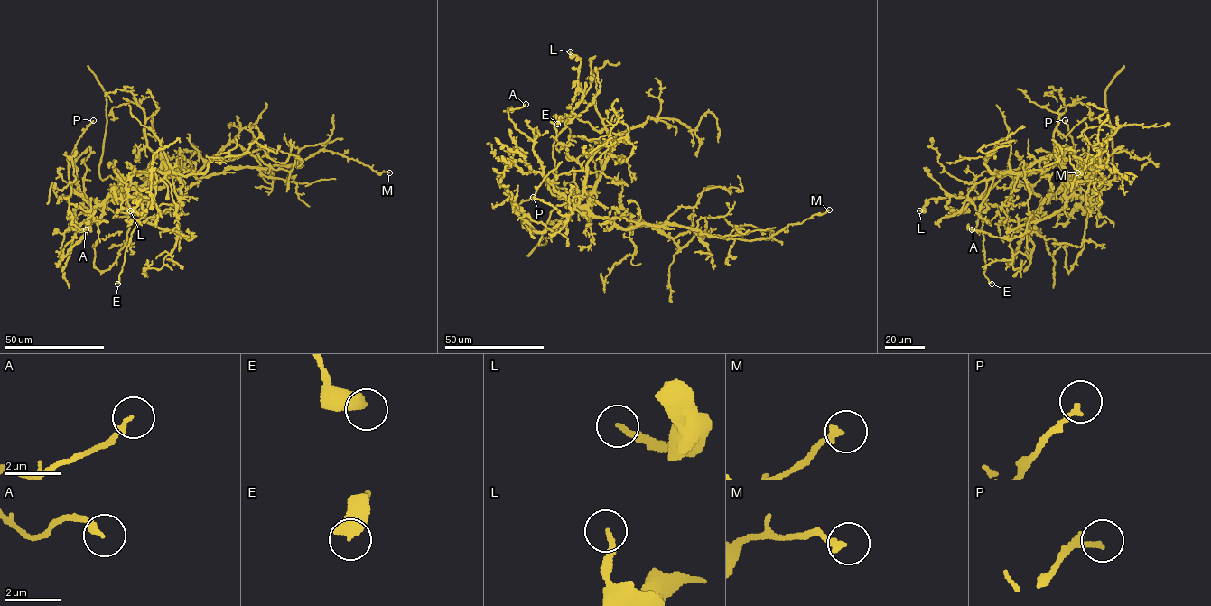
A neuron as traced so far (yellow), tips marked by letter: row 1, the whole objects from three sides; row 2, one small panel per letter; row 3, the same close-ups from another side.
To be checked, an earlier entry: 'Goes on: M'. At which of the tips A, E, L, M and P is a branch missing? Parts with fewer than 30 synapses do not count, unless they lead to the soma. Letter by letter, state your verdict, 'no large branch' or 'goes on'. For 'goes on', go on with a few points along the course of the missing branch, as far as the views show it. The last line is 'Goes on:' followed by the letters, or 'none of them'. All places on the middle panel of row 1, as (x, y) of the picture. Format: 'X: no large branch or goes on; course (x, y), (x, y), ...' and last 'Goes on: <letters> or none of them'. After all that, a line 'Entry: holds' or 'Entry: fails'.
A: no large branch
E: no large branch
L: no large branch
M: no large branch
P: no large branch
Goes on: none of them
Entry: fails

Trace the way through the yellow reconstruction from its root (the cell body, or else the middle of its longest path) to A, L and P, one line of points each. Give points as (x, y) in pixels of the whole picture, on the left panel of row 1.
A: (154, 181), (120, 189), (107, 198), (103, 212), (93, 221), (88, 211), (69, 203), (72, 224), (86, 229)
L: (154, 181), (129, 186), (109, 163), (116, 160), (113, 169), (131, 197), (144, 197), (140, 196), (130, 210)
P: (154, 181), (123, 200), (93, 201), (79, 190), (71, 192), (71, 153), (93, 120)

